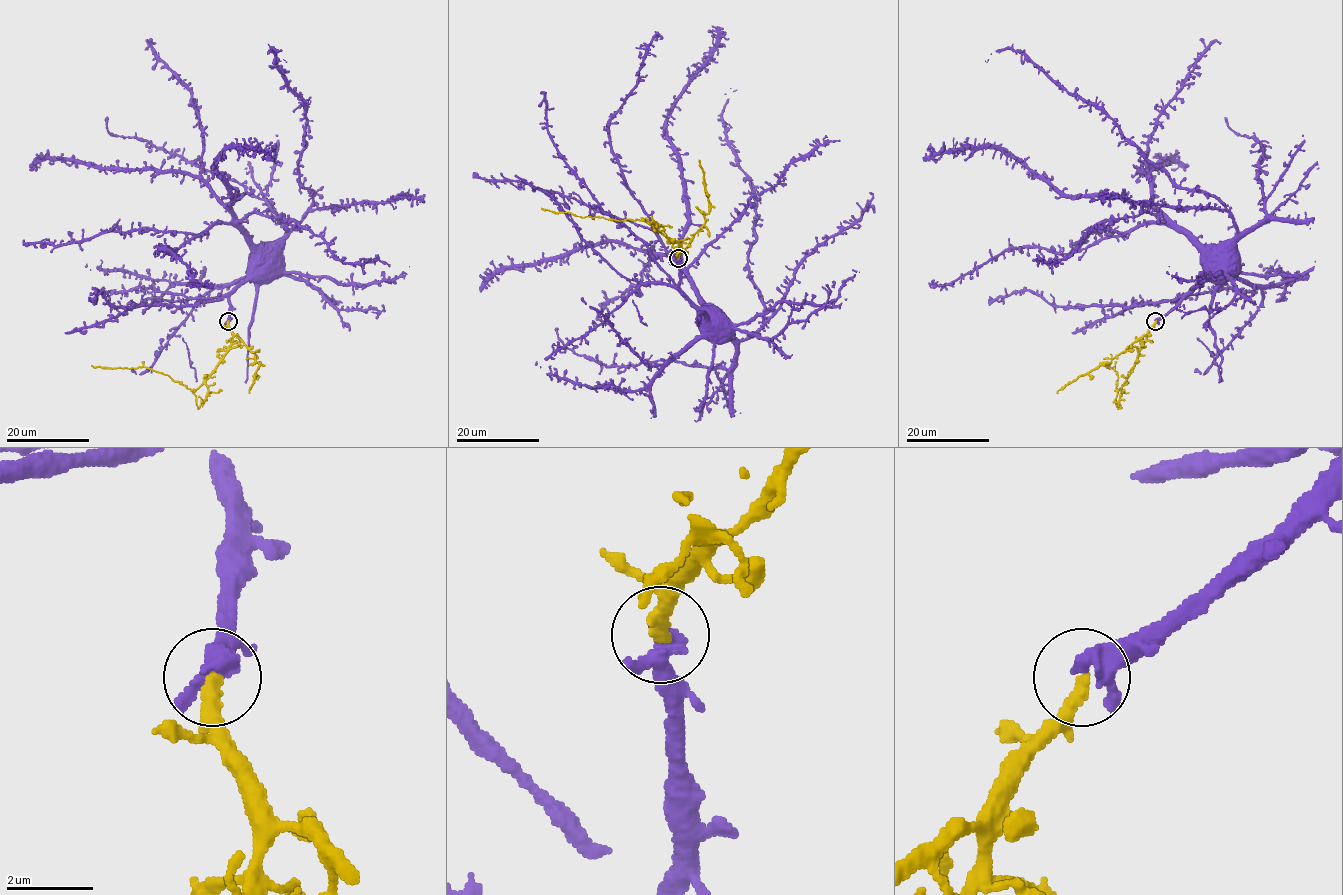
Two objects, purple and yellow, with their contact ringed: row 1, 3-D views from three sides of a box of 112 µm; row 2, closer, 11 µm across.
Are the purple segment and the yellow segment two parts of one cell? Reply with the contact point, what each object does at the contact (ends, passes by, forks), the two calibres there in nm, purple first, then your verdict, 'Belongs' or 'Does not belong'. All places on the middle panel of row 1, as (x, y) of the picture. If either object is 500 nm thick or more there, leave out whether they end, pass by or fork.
Place: (678, 258). At the ring purple passes by. At the ring yellow ends. Thickness 380 nm (purple) against 320 nm. Belongs

